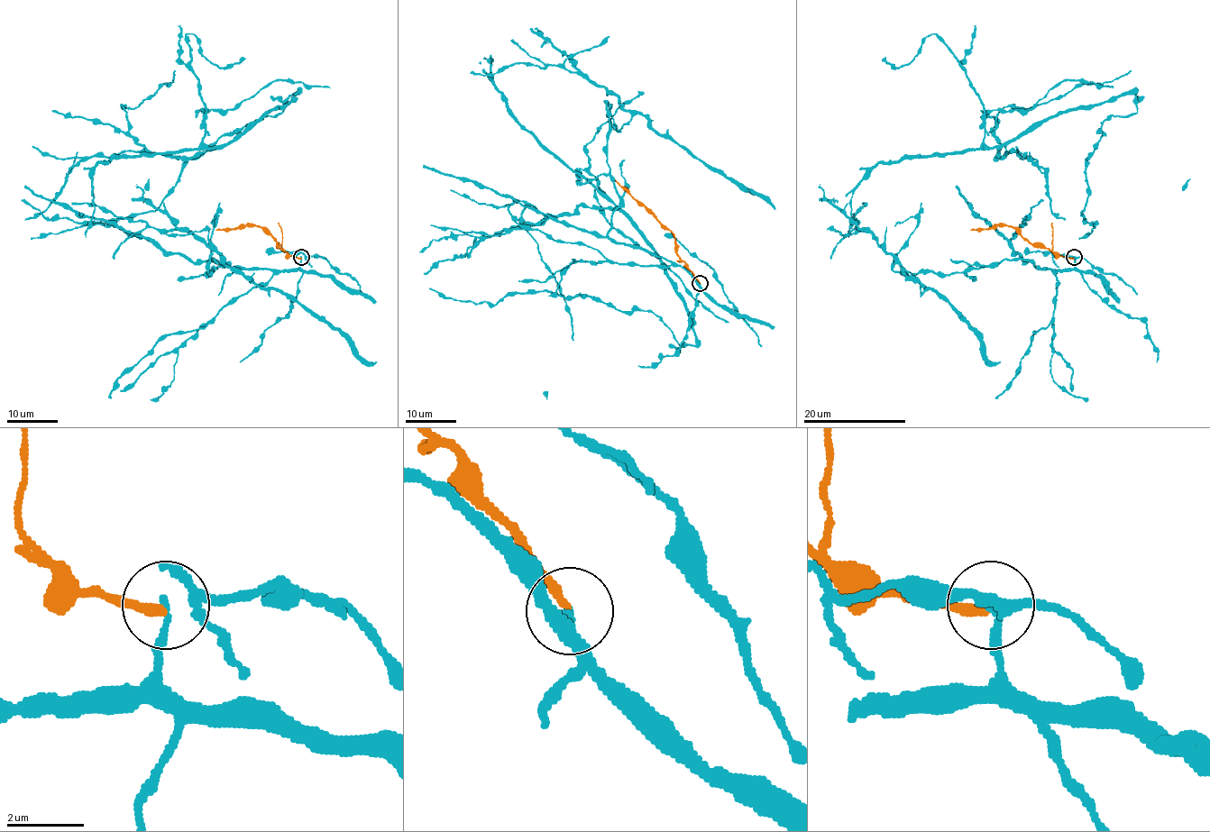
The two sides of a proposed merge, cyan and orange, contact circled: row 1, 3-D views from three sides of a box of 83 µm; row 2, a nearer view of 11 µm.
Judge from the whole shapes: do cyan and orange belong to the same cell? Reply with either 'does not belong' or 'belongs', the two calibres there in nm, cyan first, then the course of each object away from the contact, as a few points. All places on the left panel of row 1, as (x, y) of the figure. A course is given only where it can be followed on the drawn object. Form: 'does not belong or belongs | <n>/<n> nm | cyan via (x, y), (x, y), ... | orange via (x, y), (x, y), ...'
does not belong | 190/240 nm | cyan via (301, 258), (210, 276), (215, 250), (93, 188), (99, 163), (227, 145), (294, 93), (155, 210), (31, 239) | orange via (301, 258), (288, 256), (261, 227), (239, 225), (215, 230)

